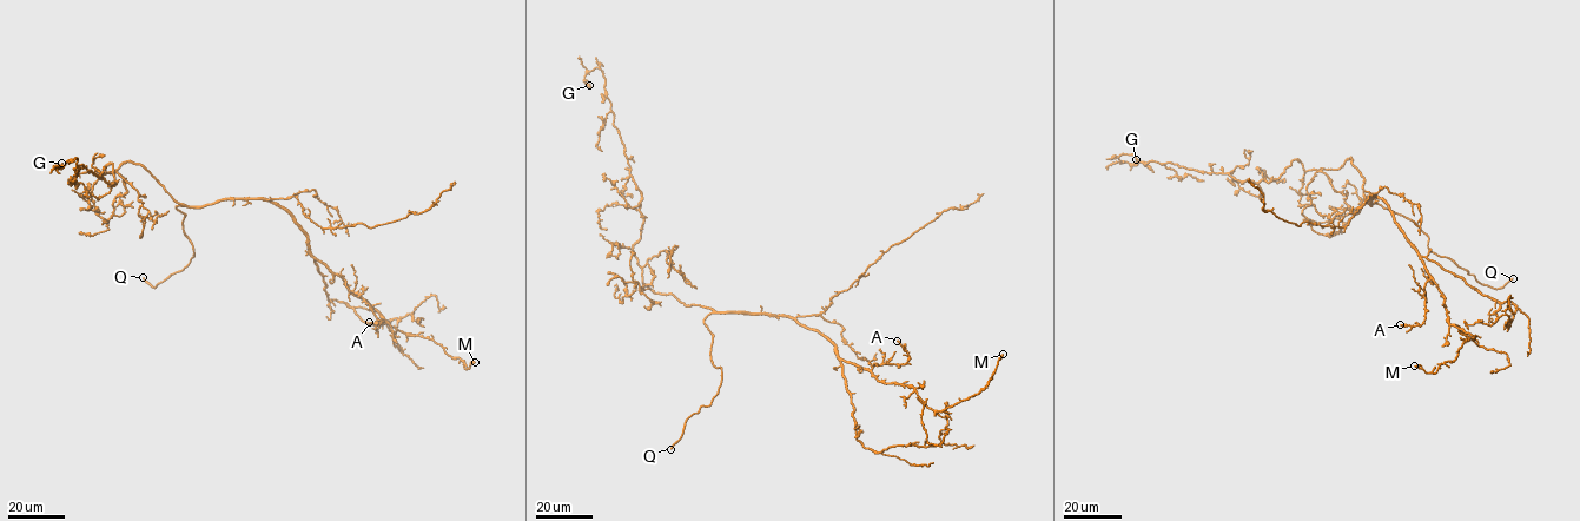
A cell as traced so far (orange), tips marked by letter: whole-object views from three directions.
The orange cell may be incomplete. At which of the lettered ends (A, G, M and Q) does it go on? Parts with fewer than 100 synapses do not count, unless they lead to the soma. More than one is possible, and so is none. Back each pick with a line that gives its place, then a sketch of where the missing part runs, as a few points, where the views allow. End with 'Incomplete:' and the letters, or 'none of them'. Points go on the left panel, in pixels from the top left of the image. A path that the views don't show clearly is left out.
Q: Place: (143, 277)
Incomplete: Q

